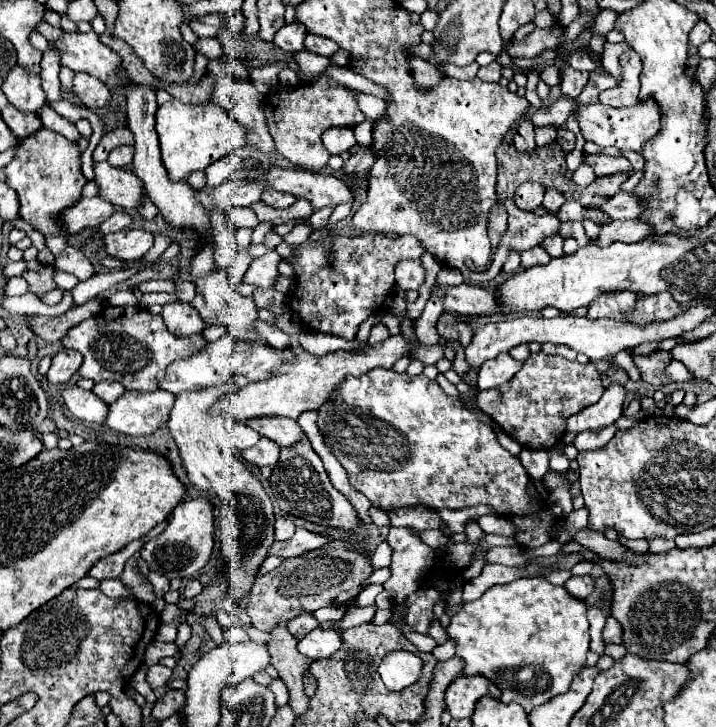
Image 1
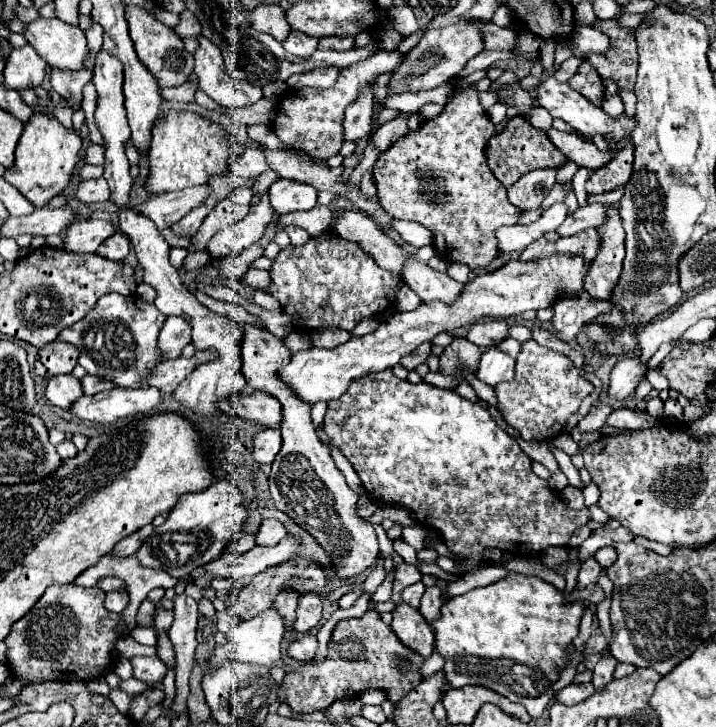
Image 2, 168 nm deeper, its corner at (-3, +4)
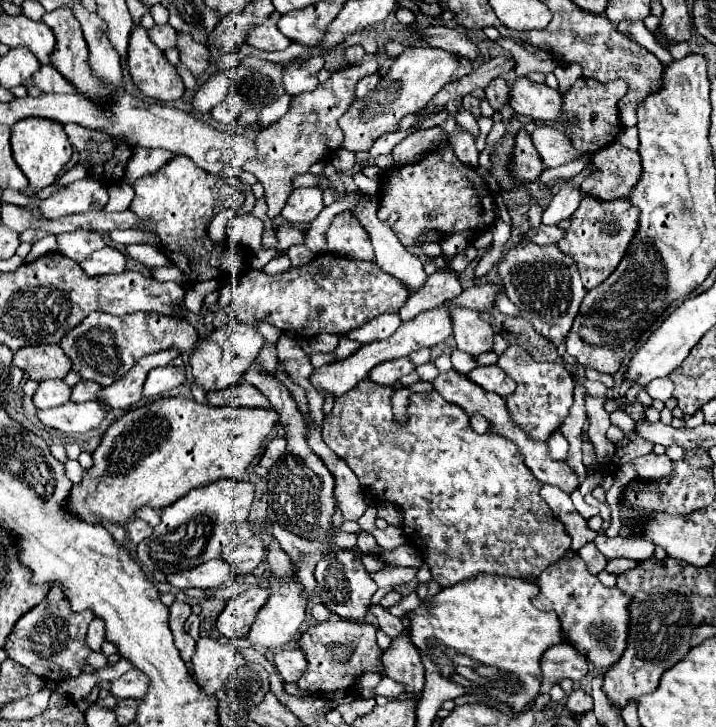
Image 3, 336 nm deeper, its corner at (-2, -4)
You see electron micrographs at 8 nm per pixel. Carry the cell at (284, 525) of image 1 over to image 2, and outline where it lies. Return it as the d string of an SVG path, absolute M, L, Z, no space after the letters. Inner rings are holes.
M266 519L266 521L262 521L262 525L256 533L256 545L272 547L272 545L280 543L280 539L284 539L284 537L286 537L284 525L276 519Z

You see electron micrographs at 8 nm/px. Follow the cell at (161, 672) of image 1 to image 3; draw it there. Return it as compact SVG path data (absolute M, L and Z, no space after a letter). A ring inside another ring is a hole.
M131 669L131 671L127 671L125 675L121 675L119 679L113 681L109 691L119 699L129 699L129 697L139 699L139 697L147 695L149 687L151 687L149 677L139 669Z

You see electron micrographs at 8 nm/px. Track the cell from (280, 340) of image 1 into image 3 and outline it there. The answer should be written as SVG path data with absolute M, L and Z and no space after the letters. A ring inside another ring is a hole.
M341 339L341 341L339 341L339 345L337 345L337 349L333 351L333 355L335 355L337 359L345 359L345 357L349 357L353 351L357 351L357 347L359 347L359 343L357 343L357 341Z

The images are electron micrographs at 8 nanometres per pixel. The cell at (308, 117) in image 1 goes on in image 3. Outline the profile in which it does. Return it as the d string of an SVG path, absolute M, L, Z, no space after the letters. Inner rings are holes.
M365 59L359 65L343 67L331 73L331 79L323 85L317 85L315 91L295 95L291 101L289 111L269 125L261 129L255 137L257 145L257 159L249 161L242 166L243 171L253 173L259 183L265 187L265 201L267 201L267 217L275 219L285 201L292 192L292 181L297 173L307 173L309 167L317 161L327 159L333 151L337 151L343 143L343 131L337 119L349 109L355 99L355 83L371 73L377 73L379 63L375 59Z

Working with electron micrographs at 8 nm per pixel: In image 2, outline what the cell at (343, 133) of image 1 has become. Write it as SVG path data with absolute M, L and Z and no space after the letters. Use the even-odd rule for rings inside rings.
M366 87L358 93L354 103L346 107L346 119L344 119L344 129L346 129L346 141L358 141L370 133L370 121L372 121L372 105L374 105L374 95Z

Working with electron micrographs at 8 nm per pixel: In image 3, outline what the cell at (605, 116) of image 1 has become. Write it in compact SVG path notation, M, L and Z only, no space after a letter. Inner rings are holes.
M519 77L511 87L509 105L519 115L527 115L531 119L553 121L559 125L577 125L575 117L565 115L563 95L557 89L551 89L545 83L533 83L527 77Z

